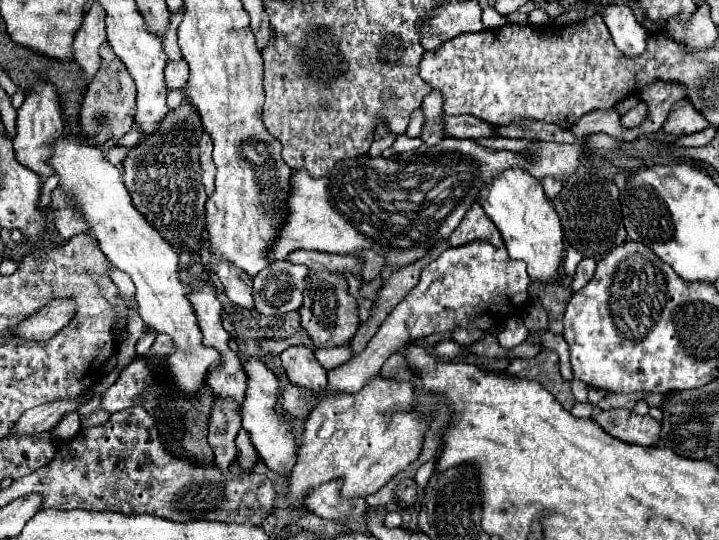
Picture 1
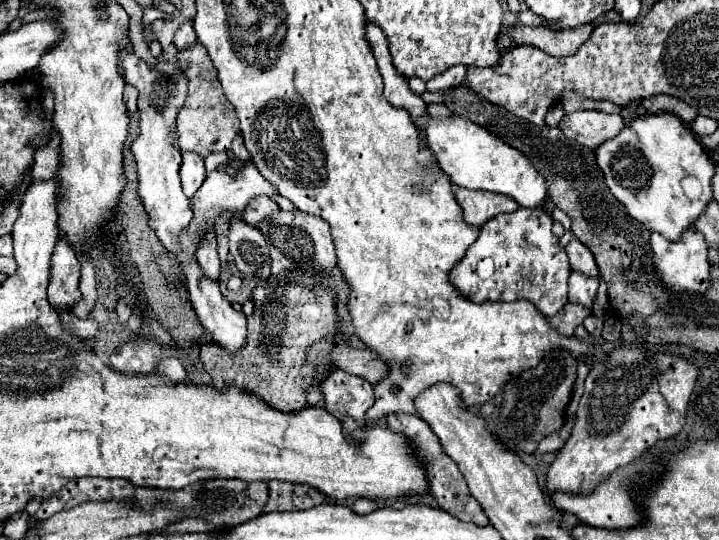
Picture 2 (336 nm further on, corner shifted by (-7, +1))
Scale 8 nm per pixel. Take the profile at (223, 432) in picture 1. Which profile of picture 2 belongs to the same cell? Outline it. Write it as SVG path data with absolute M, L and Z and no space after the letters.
M212 243L212 247L200 247L200 251L196 253L196 259L204 275L208 275L208 279L212 281L220 279L220 261L216 253L216 243Z

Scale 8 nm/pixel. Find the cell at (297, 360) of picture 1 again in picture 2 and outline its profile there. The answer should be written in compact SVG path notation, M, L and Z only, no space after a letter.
M334 369L334 371L328 371L328 375L320 381L318 391L324 395L326 411L332 413L338 421L342 421L346 437L354 437L354 433L358 429L366 427L366 411L374 403L374 391L372 391L372 385L368 381L364 381L360 377L354 377L354 375L346 373L346 371Z

